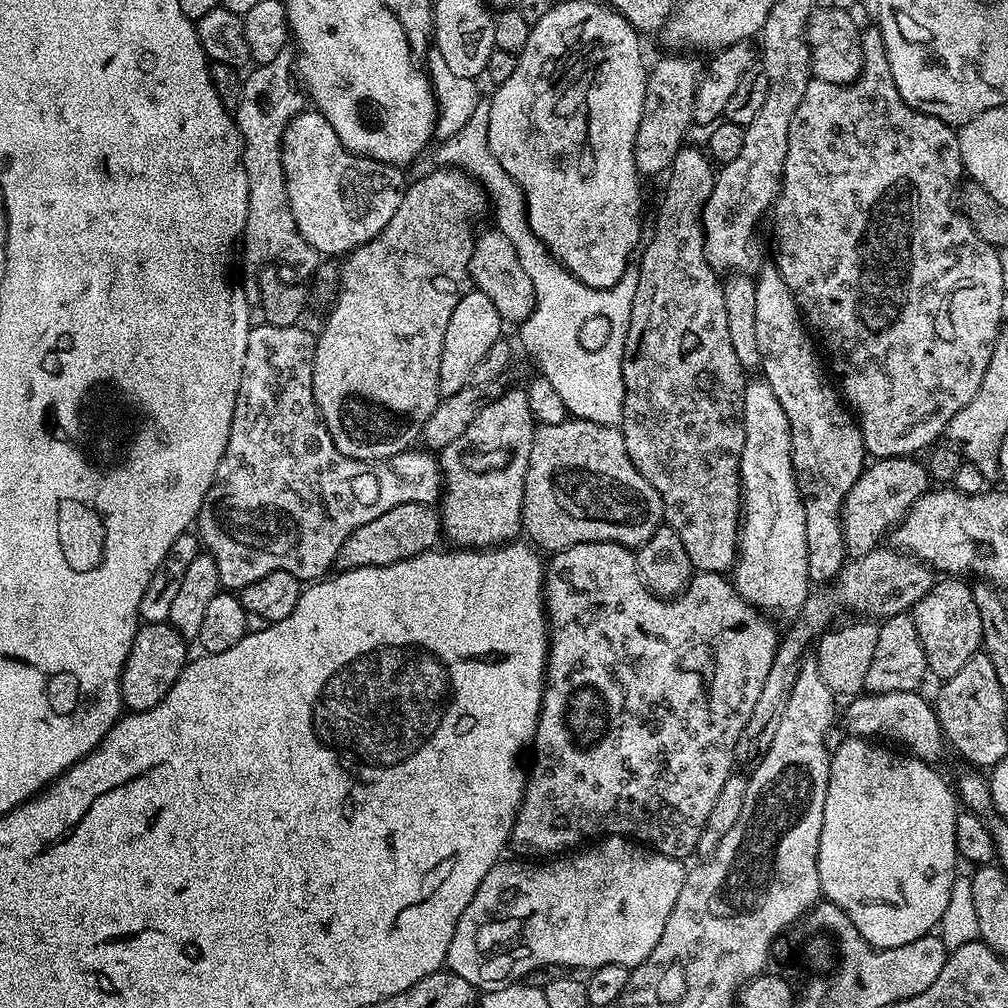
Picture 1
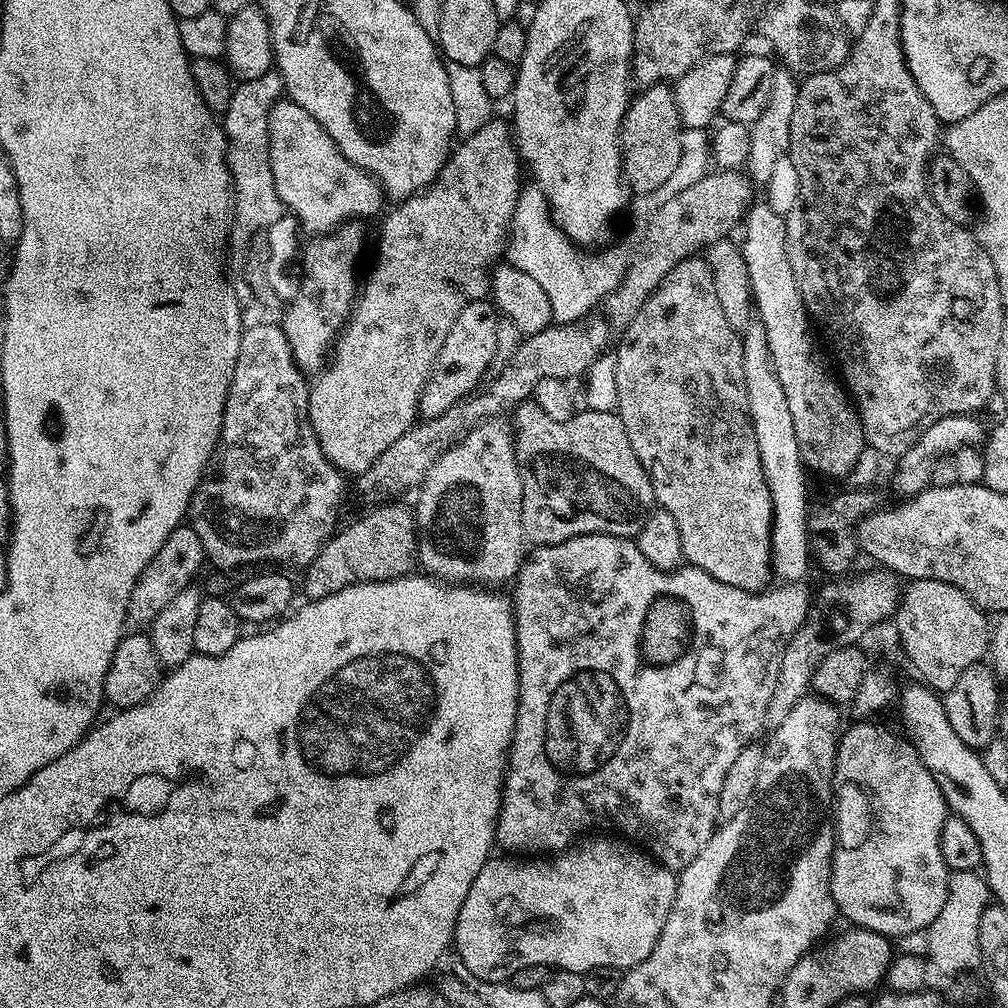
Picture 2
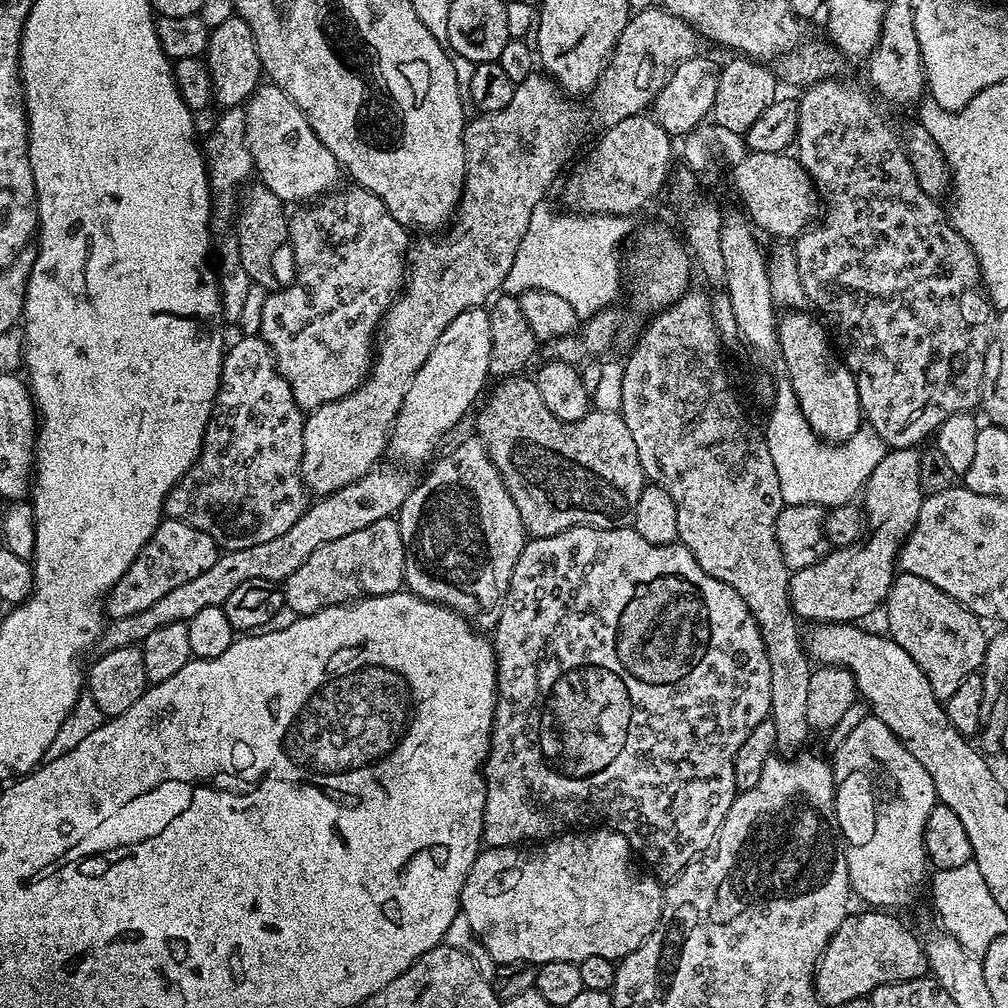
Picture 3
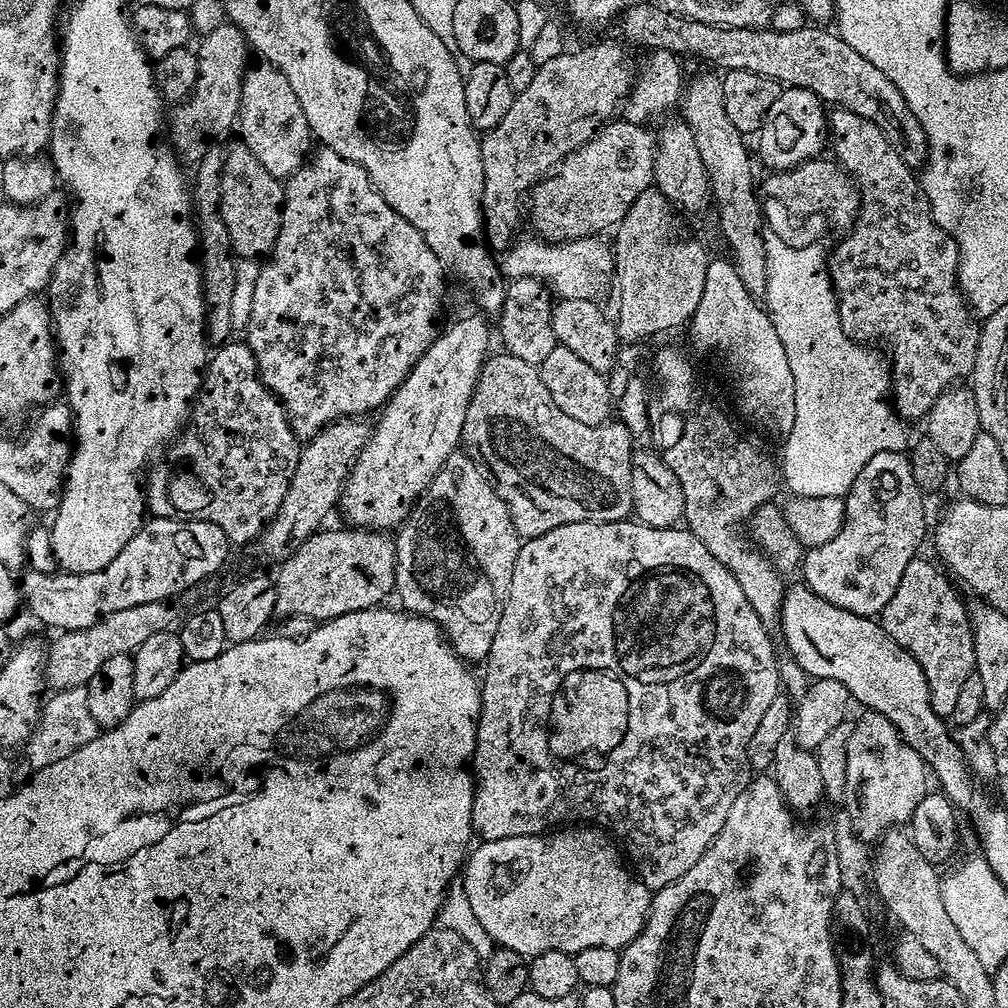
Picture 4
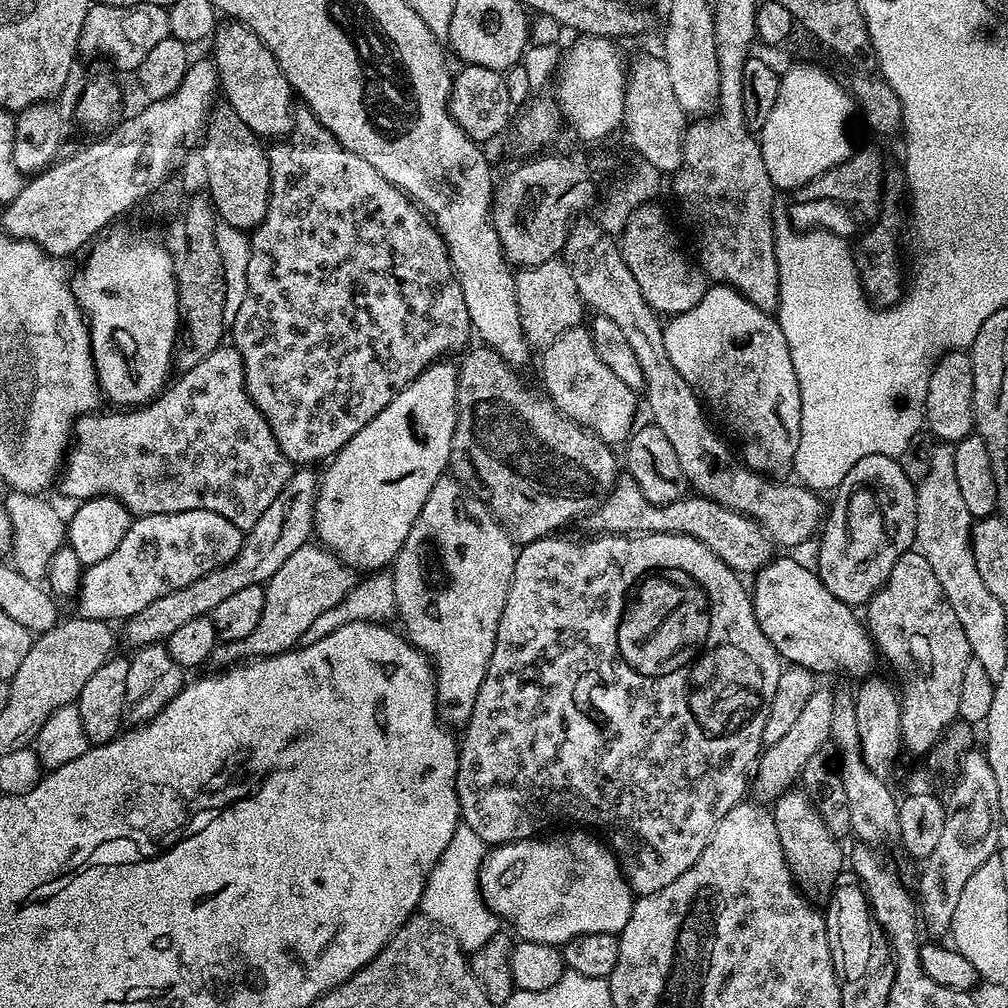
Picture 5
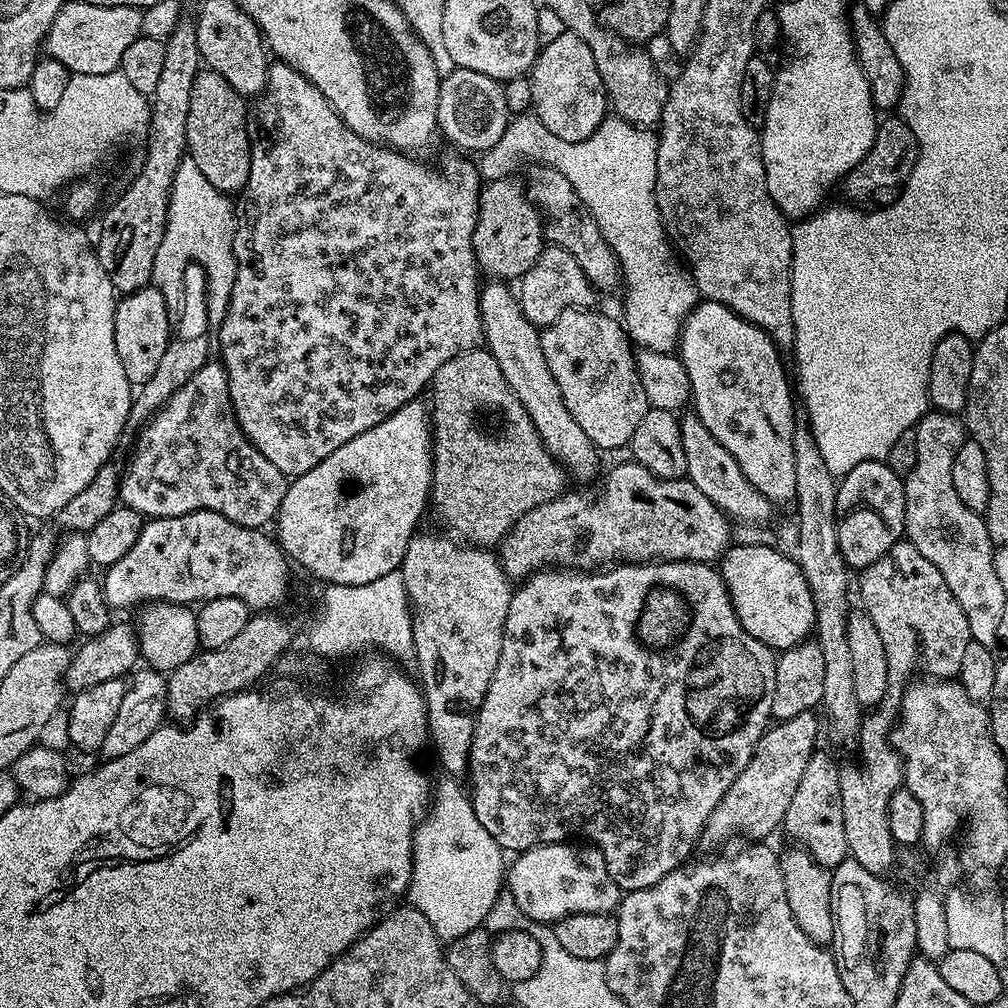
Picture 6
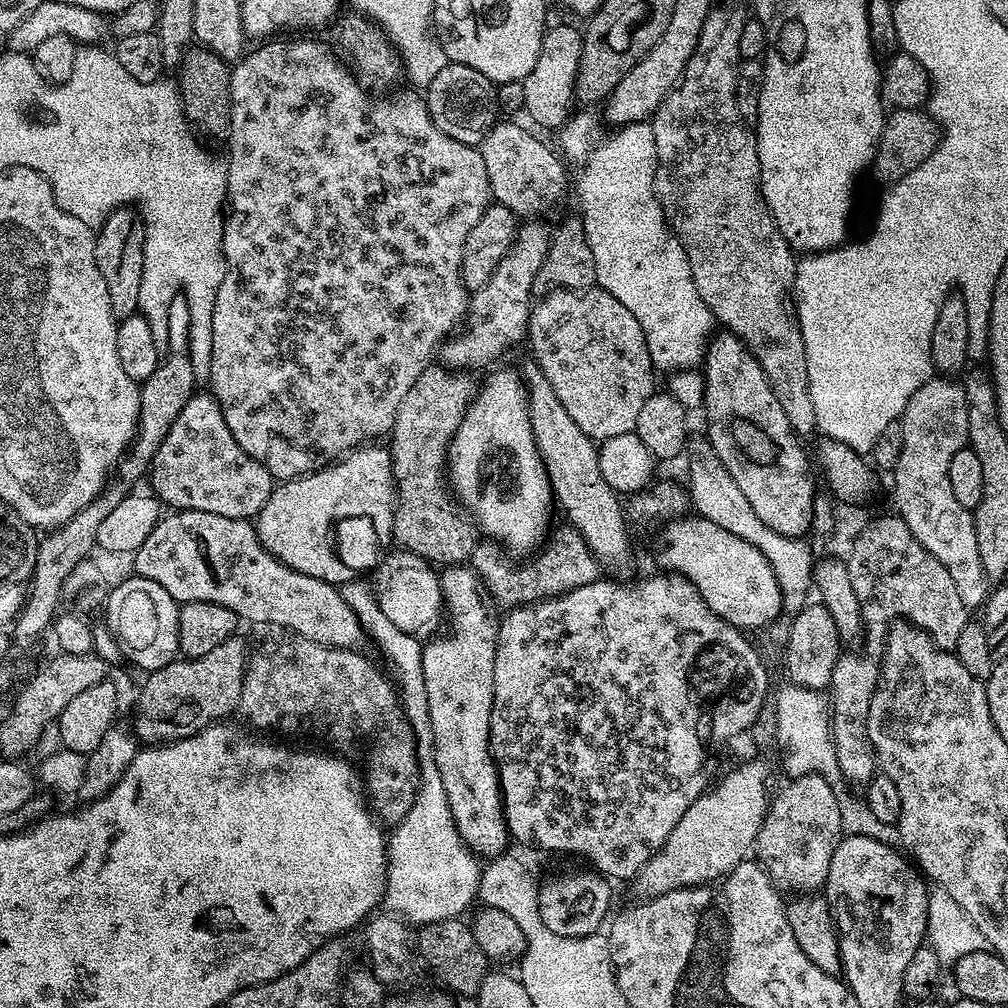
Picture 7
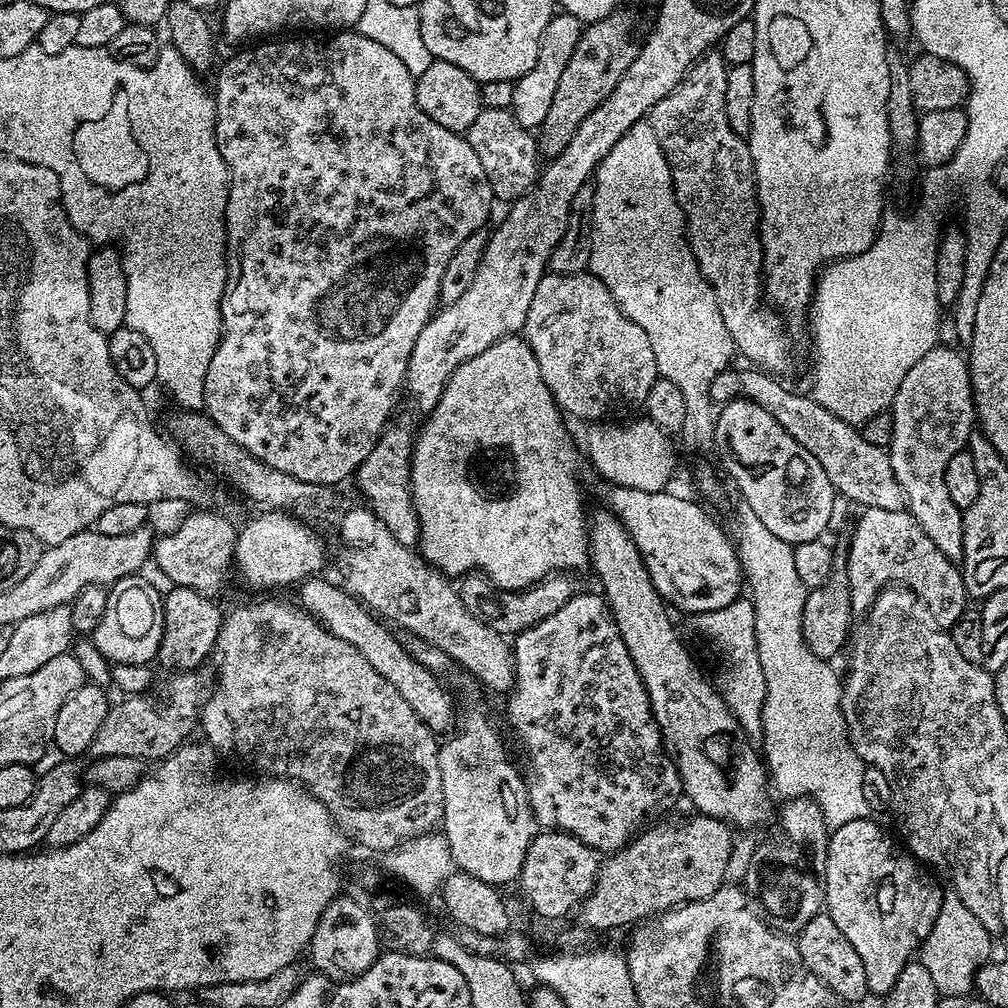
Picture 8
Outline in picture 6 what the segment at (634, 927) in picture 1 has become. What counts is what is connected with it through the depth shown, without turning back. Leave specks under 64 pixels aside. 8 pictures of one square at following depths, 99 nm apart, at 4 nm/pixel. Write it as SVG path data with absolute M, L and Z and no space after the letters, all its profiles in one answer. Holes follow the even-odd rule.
M561 842L559 844L540 844L537 848L528 848L519 853L511 861L506 872L506 888L516 907L521 913L529 916L529 921L545 926L555 925L567 916L583 912L615 913L622 899L620 887L610 878L610 870L606 870L606 858L596 848L584 842Z

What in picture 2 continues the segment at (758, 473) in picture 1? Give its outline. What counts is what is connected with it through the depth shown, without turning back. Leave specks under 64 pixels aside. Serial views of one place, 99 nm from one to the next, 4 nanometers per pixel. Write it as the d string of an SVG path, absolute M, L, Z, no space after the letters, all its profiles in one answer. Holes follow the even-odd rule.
M758 322L749 323L742 332L742 374L746 374L746 402L758 442L762 470L772 499L772 566L777 577L784 582L805 579L810 565L810 537L808 535L808 488L804 485L806 469L800 458L798 438L794 434L794 418L786 406L782 382L774 374L770 346L766 346L766 332Z

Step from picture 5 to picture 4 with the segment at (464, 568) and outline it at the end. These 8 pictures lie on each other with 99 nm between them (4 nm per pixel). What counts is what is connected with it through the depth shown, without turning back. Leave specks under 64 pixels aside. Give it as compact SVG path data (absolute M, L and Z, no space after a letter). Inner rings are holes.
M457 450L446 458L442 470L438 470L430 486L417 498L411 514L400 525L395 542L394 596L404 603L401 604L403 611L433 620L443 632L444 639L466 662L487 660L490 642L494 642L494 633L502 618L514 562L522 541L514 530L506 502L502 502L496 493L496 486L486 475L485 469L467 451Z

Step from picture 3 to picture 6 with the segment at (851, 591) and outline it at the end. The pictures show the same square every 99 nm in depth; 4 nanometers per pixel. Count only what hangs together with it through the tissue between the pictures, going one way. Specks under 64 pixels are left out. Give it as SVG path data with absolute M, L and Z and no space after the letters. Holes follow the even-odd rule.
M884 460L858 462L839 481L836 490L838 550L849 569L869 568L905 535L906 498L904 482Z

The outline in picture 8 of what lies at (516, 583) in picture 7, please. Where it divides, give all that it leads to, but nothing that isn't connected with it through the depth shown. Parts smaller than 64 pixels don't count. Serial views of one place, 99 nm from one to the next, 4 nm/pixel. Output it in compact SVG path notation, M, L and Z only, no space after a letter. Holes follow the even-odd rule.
M469 574L459 581L458 591L464 600L466 610L475 612L480 619L488 623L490 630L500 632L504 637L511 637L530 630L544 618L550 618L550 614L555 614L557 610L562 610L566 602L574 594L572 580L568 574L553 574L544 580L539 580L537 584L532 584L529 588L522 588L519 592L501 590L483 574Z

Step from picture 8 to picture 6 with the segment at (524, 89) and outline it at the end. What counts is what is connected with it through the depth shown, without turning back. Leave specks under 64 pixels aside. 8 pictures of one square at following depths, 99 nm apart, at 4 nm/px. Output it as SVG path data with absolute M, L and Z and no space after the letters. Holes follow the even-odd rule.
M567 30L560 33L552 41L545 43L536 54L536 61L530 69L530 90L532 91L531 111L554 134L566 142L580 142L588 138L604 120L610 108L610 101L604 91L604 83L598 74L598 66L594 66L594 54L590 54L590 46L578 38L578 34Z

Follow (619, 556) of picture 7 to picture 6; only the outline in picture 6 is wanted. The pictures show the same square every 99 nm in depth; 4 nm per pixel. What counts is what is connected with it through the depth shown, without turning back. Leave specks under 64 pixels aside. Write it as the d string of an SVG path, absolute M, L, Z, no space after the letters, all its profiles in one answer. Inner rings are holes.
M488 282L479 289L480 321L484 327L483 343L487 352L498 362L498 370L502 370L502 378L514 390L518 402L530 414L530 422L534 422L534 430L538 430L538 438L546 446L546 450L560 463L569 477L576 480L592 480L600 468L598 449L595 444L582 434L582 426L574 422L570 410L566 410L566 402L562 402L562 390L558 390L558 382L546 366L546 354L542 354L542 342L538 328L527 320L520 308L515 291L512 292L507 283Z

